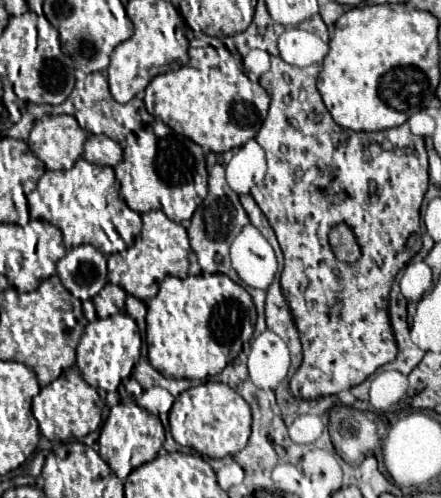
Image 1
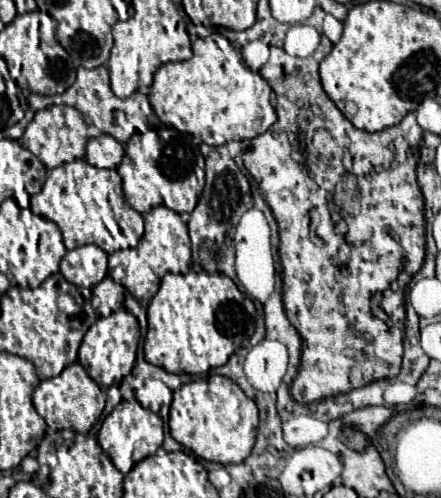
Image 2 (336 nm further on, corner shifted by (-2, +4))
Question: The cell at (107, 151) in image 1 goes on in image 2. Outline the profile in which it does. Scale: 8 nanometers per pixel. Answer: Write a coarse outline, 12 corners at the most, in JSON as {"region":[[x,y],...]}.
{"region":[[112,135],[88,141],[86,161],[114,169],[124,147]]}

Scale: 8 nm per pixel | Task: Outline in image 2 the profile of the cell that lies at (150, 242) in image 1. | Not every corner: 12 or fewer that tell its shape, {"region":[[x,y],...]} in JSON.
{"region":[[168,207],[144,215],[135,248],[108,276],[150,301],[166,273],[188,273],[187,224]]}

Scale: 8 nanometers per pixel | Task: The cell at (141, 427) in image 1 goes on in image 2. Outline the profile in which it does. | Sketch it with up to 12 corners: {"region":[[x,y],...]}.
{"region":[[120,401],[98,443],[126,475],[154,455],[164,423],[138,401]]}

